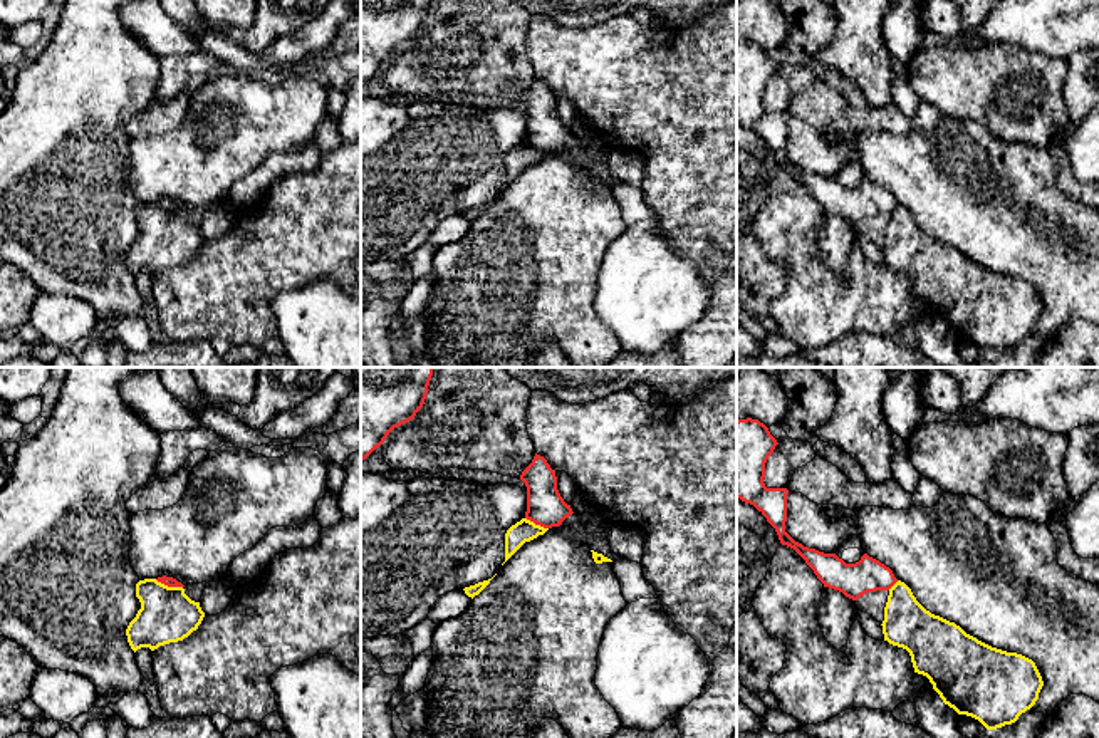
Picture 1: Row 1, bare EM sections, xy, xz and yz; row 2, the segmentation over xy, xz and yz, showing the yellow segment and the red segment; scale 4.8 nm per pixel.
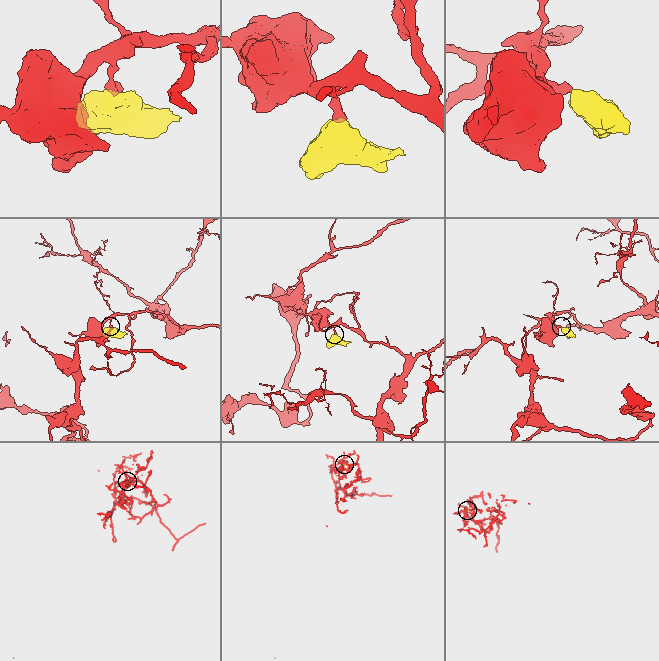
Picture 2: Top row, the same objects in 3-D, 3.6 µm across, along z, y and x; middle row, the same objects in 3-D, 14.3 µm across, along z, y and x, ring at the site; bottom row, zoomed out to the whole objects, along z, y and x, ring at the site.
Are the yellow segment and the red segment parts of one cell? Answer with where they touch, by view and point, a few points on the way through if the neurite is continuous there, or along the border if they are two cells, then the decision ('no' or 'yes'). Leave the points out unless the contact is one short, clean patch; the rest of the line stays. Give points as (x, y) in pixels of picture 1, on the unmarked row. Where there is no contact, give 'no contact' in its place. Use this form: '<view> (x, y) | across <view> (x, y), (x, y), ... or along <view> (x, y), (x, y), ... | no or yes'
xy (166, 210) | along xy (155, 203), (182, 212) | no

